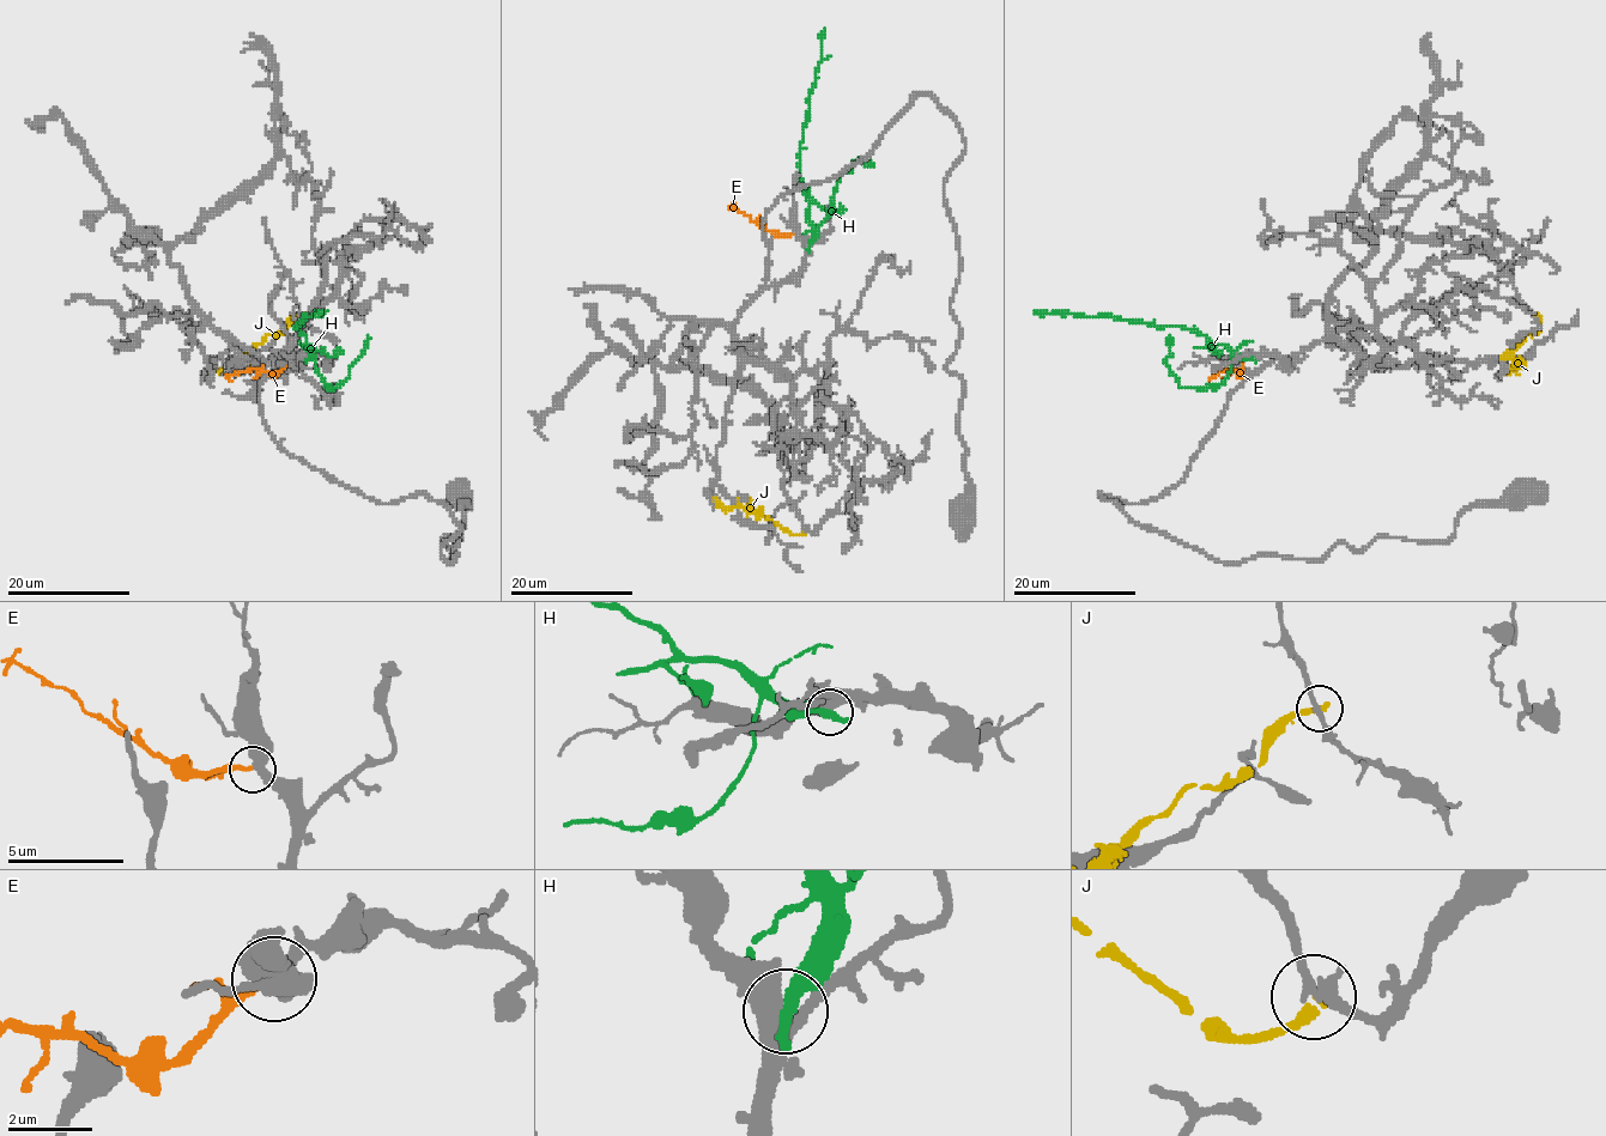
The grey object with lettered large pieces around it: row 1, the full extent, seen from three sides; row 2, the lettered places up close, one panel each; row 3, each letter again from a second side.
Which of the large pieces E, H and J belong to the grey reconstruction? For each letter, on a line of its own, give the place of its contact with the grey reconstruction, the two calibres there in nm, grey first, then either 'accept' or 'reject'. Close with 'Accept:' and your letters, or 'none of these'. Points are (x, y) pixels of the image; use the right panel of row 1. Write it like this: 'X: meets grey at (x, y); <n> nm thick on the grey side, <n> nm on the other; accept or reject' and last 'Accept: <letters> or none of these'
E: meets grey at (1241, 362); 440 nm thick on the grey side, 220 nm on the other; accept
H: meets grey at (1250, 358); 460 nm thick on the grey side, 360 nm on the other; reject
J: meets grey at (1535, 315); 220 nm thick on the grey side, 280 nm on the other; reject
Accept: E

